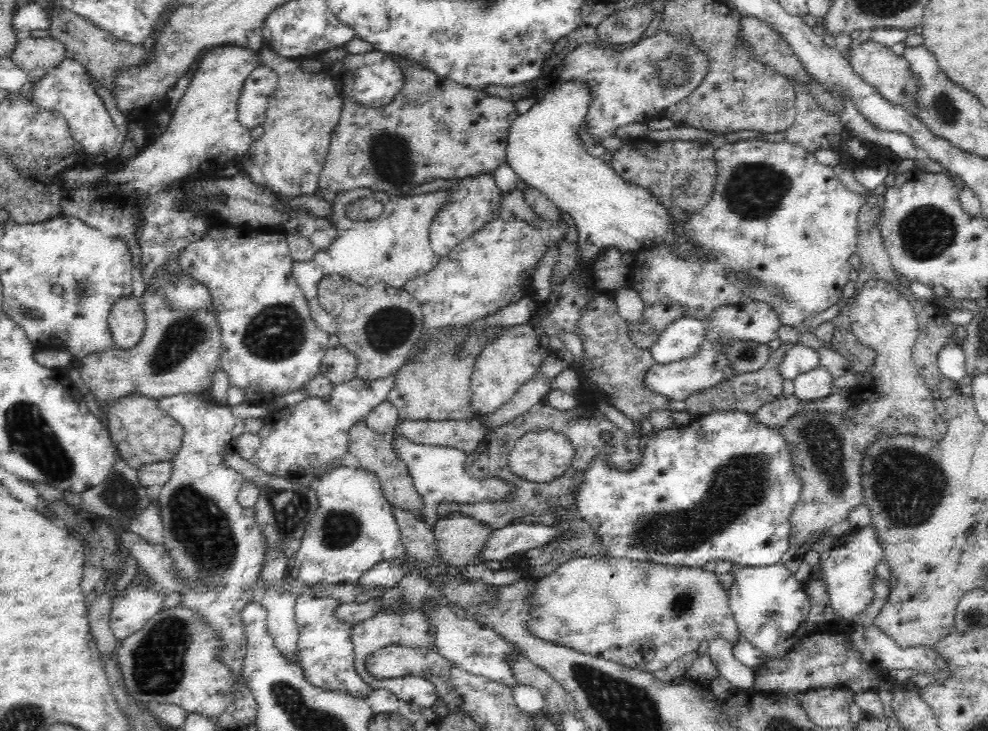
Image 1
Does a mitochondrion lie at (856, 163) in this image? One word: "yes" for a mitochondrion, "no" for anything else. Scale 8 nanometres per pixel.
no

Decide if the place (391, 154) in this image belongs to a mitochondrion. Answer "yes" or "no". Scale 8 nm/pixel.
yes

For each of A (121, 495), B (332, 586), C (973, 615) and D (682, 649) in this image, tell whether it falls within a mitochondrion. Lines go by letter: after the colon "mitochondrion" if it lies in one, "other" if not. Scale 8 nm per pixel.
A: mitochondrion
B: other
C: mitochondrion
D: other

